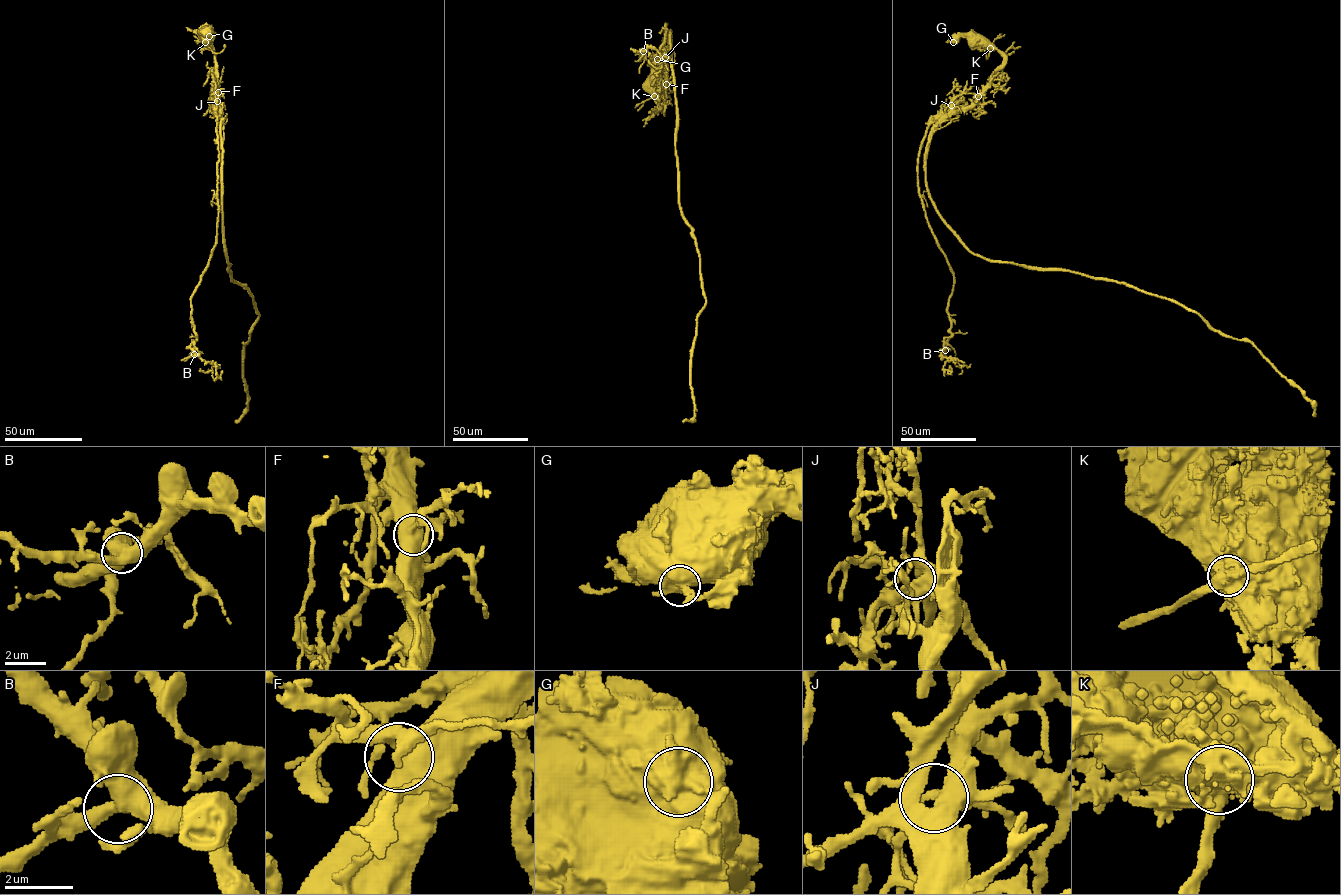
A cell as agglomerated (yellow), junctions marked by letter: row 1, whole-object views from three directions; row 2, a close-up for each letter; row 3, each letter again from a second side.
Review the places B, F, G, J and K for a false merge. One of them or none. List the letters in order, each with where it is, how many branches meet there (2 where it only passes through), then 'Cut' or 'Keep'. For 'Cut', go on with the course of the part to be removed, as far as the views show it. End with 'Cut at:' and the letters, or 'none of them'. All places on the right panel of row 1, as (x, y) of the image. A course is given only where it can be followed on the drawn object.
B: Place: (945, 350). Branches: 3. Keep
F: Place: (978, 96). Branches: 3. Keep
G: Place: (953, 42). Branches: 4. Keep
J: Place: (951, 105). Branches: 4. Keep
K: Place: (990, 48). Branches: 4. Cut
Cut at: K

